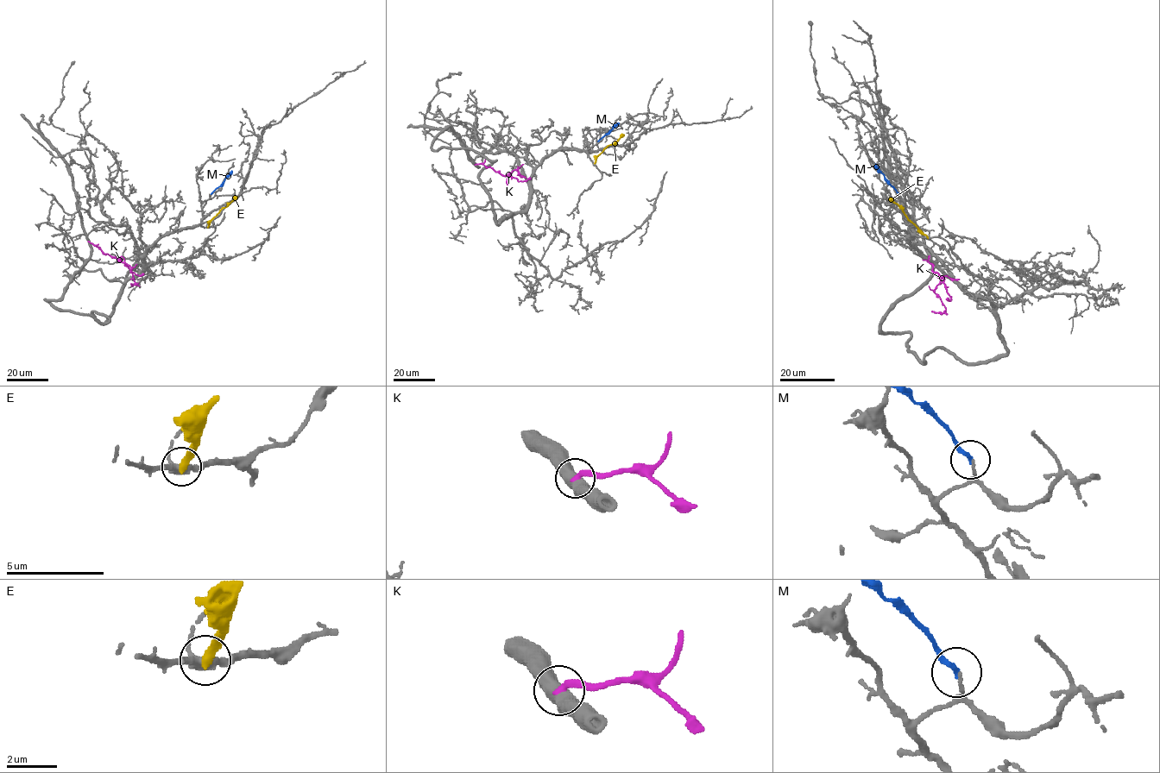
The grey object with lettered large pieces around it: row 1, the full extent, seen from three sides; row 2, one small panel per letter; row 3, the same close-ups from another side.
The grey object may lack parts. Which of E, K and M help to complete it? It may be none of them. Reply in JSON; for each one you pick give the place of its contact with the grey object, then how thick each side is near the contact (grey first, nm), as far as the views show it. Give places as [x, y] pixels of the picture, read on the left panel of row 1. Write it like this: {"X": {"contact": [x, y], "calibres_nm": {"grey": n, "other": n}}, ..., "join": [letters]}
{"join": []}

